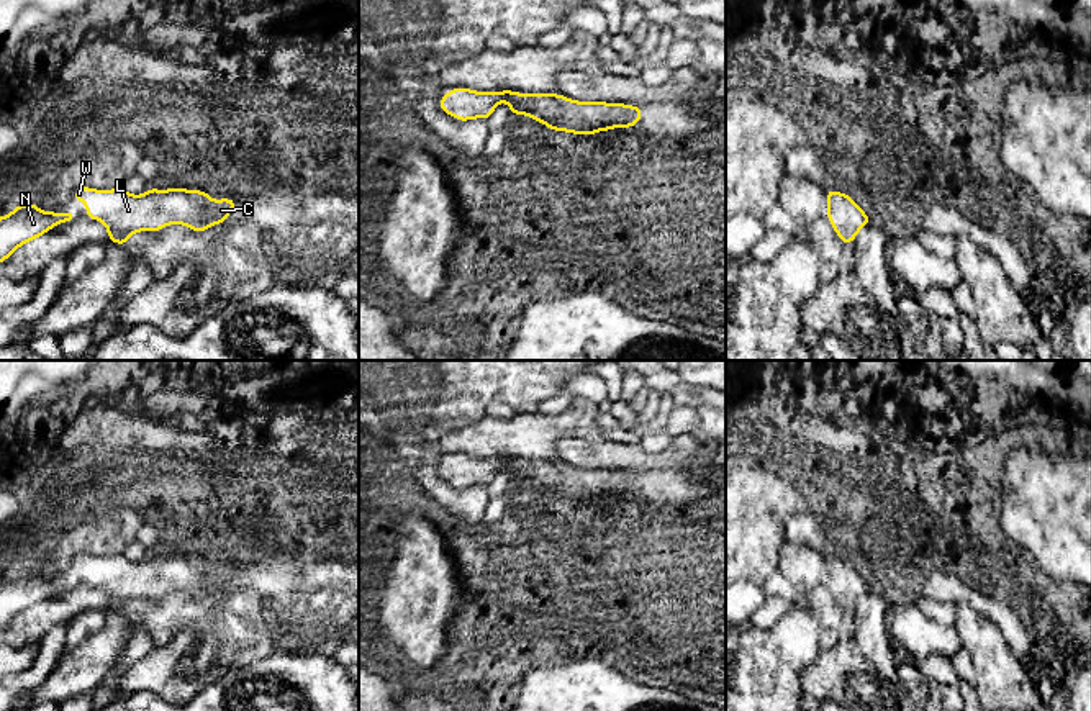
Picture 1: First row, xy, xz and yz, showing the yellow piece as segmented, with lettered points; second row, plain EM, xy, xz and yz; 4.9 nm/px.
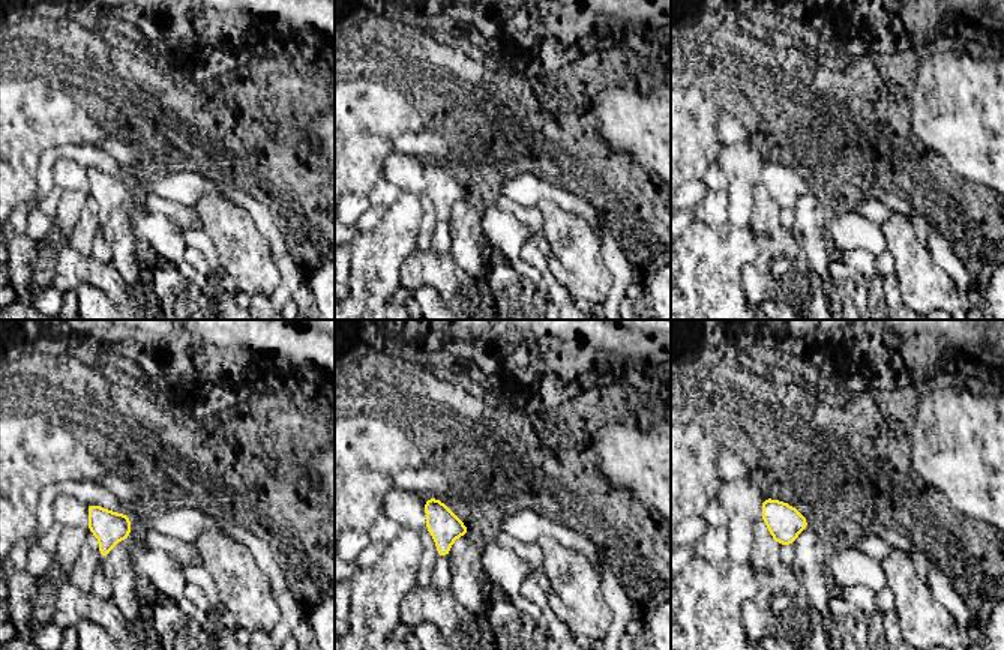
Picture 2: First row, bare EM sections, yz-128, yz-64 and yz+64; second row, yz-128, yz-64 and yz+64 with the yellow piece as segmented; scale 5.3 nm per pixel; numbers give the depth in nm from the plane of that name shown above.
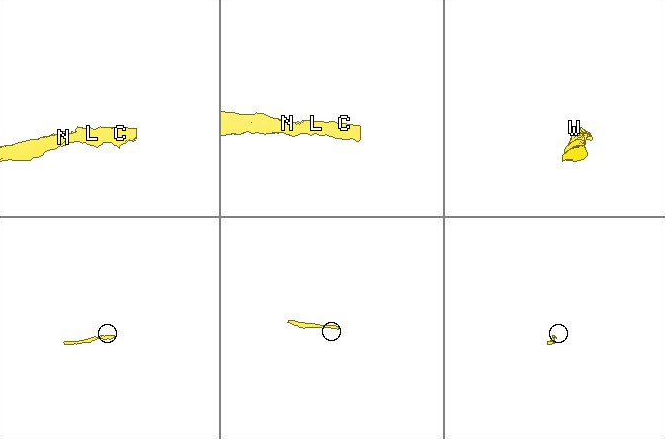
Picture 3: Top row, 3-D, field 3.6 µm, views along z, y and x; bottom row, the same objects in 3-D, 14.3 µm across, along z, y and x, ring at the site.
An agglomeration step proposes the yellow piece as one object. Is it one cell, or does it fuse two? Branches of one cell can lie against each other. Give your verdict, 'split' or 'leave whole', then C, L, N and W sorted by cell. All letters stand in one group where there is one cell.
leave whole | C L N W

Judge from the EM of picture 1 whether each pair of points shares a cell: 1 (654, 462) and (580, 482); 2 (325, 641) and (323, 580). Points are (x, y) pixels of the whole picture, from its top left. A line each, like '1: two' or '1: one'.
1: two
2: one

